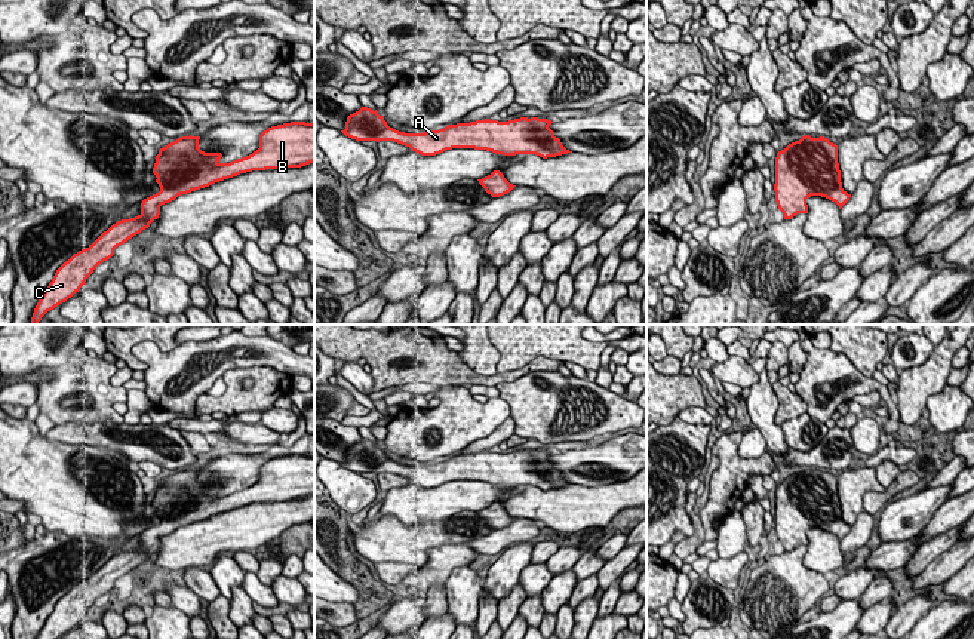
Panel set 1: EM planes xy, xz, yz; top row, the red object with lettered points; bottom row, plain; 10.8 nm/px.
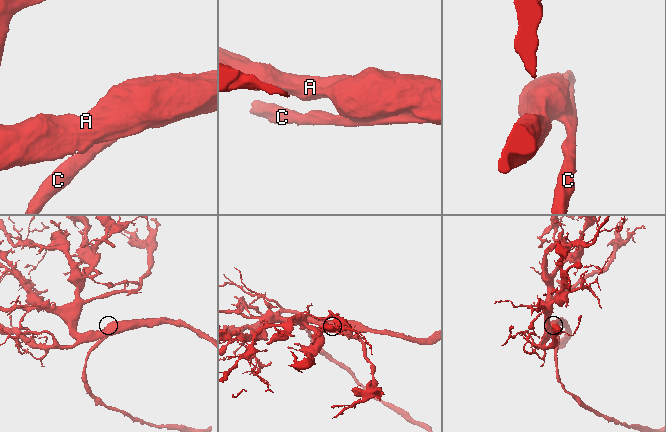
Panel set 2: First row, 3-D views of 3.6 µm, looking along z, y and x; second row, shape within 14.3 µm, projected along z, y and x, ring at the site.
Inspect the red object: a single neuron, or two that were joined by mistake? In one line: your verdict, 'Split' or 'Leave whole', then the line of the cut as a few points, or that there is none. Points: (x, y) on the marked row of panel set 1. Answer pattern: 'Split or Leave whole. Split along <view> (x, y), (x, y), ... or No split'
Leave whole. No split

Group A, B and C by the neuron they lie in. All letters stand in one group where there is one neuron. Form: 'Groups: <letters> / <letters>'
Groups: A B C

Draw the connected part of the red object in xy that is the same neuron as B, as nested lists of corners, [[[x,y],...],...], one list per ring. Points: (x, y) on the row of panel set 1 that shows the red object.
[[[314,123],[271,126],[259,135],[256,151],[230,163],[219,162],[221,153],[202,151],[199,139],[181,136],[159,150],[153,173],[160,191],[142,200],[138,216],[117,221],[56,270],[34,308],[31,325],[39,325],[47,311],[79,292],[93,270],[114,255],[117,246],[148,228],[159,218],[162,205],[240,173],[301,168],[314,162]]]

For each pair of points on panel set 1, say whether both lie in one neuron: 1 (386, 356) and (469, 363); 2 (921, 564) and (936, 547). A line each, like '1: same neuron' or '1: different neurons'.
1: same neuron
2: same neuron

